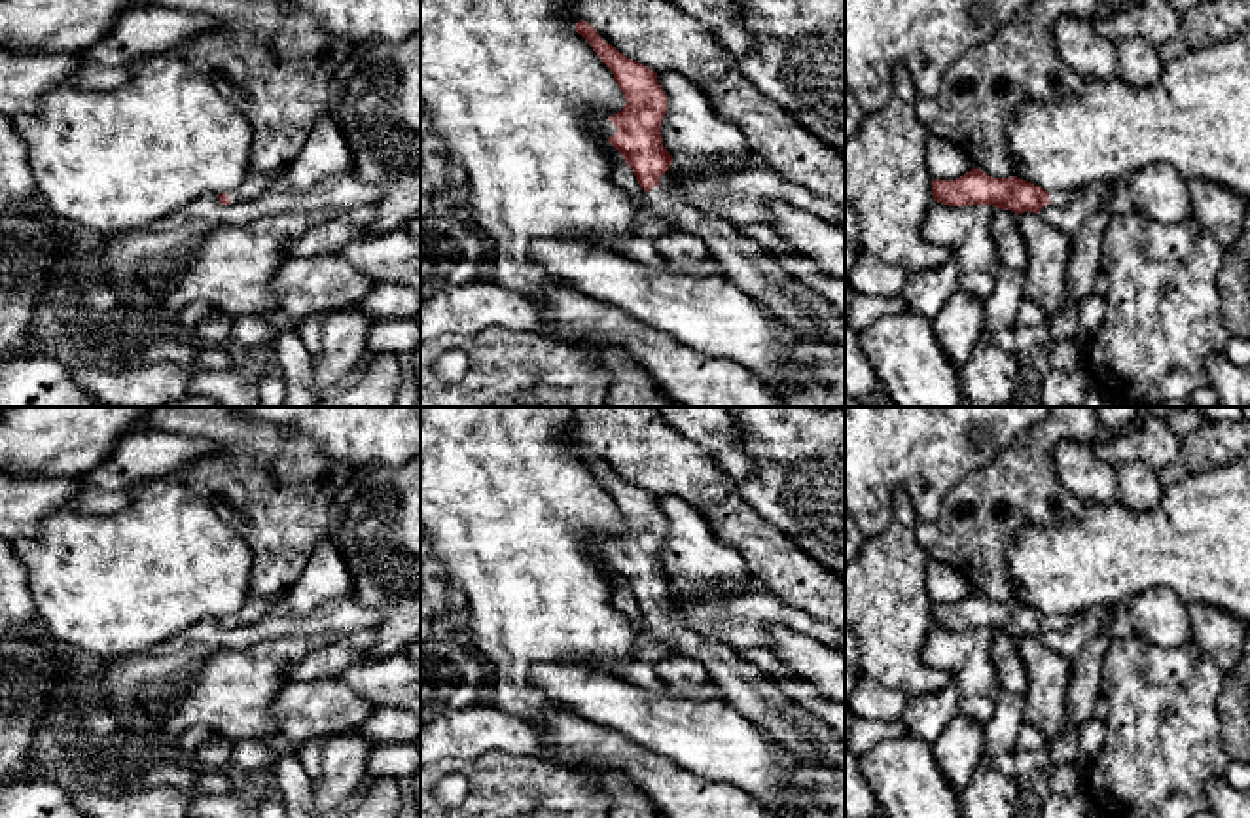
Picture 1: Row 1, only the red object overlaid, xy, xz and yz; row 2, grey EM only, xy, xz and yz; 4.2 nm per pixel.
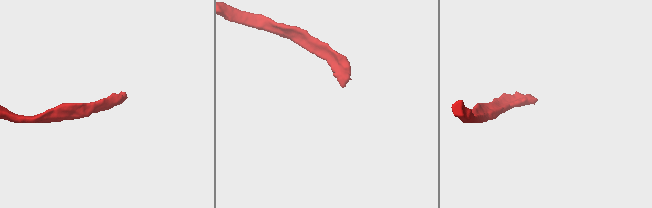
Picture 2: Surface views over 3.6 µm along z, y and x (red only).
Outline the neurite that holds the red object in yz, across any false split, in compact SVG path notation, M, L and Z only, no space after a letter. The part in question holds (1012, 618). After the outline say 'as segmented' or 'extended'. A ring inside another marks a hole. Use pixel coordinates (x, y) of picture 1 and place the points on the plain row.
M972 591L970 596L956 604L932 604L934 625L949 631L992 629L1002 634L1011 634L1017 640L1036 636L1045 629L1064 629L1074 615L1044 615L1032 606L1011 602L992 602L981 593Z | extended

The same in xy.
M248 596L246 604L235 615L218 619L218 625L222 629L231 629L239 625L258 623L275 610L277 598Z | extended

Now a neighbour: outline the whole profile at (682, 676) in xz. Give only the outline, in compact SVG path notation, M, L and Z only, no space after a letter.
M670 653L663 661L657 661L653 668L669 693L678 697L693 697L708 680L706 668L699 661L684 655Z

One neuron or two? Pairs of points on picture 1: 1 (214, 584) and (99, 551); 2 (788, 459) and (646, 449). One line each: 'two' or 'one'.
1: one
2: two

